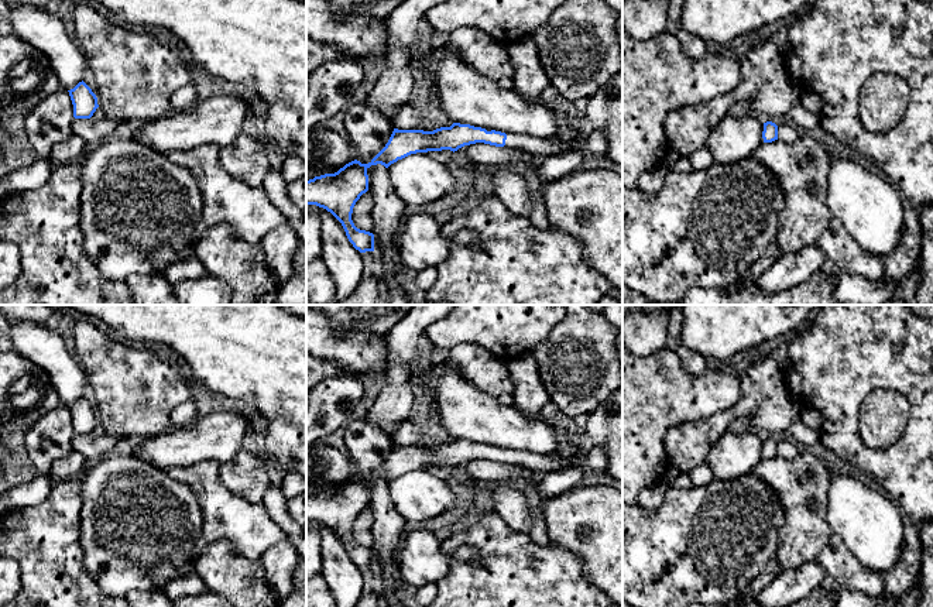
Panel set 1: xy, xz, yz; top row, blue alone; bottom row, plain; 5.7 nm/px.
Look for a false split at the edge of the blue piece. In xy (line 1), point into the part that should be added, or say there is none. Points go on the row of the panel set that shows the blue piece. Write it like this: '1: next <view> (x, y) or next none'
1: next none

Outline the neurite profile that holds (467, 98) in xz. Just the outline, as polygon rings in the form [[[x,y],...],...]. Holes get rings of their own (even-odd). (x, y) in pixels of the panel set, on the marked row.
[[[446,41],[419,51],[423,56],[415,69],[425,73],[433,100],[453,123],[539,138],[556,133],[556,116],[550,107],[526,102],[477,73]]]

